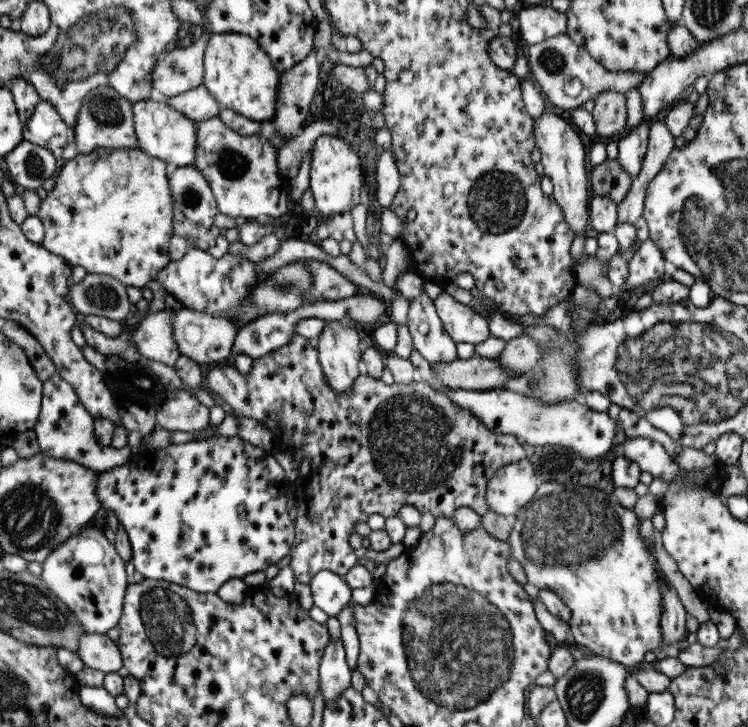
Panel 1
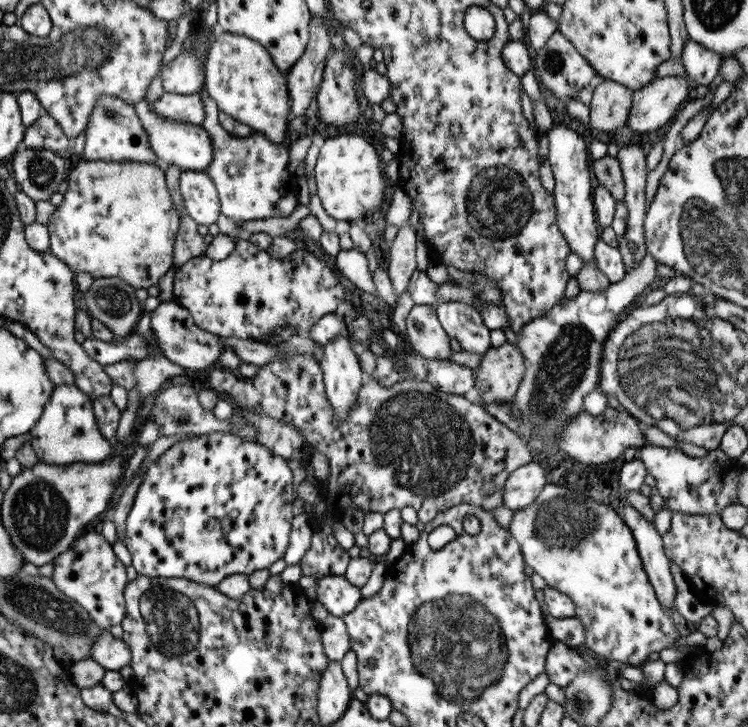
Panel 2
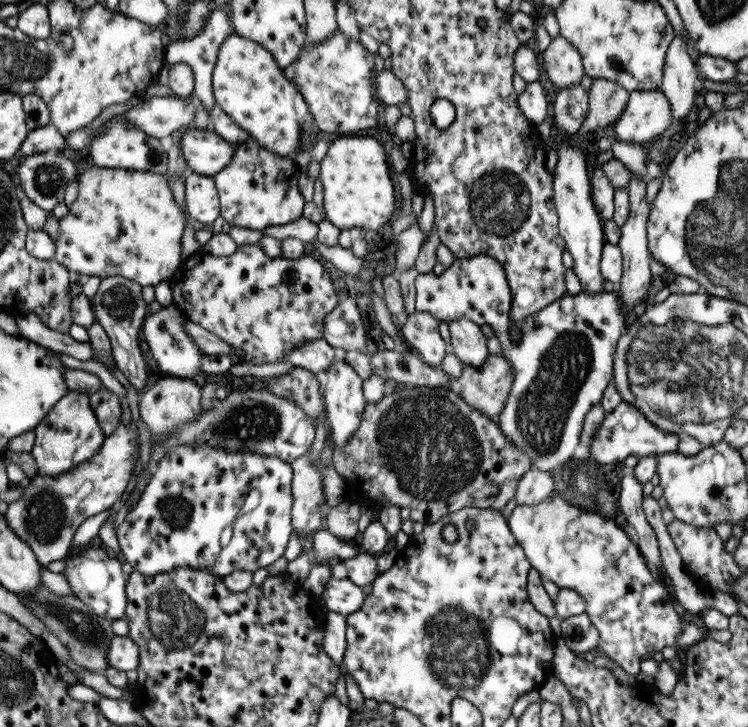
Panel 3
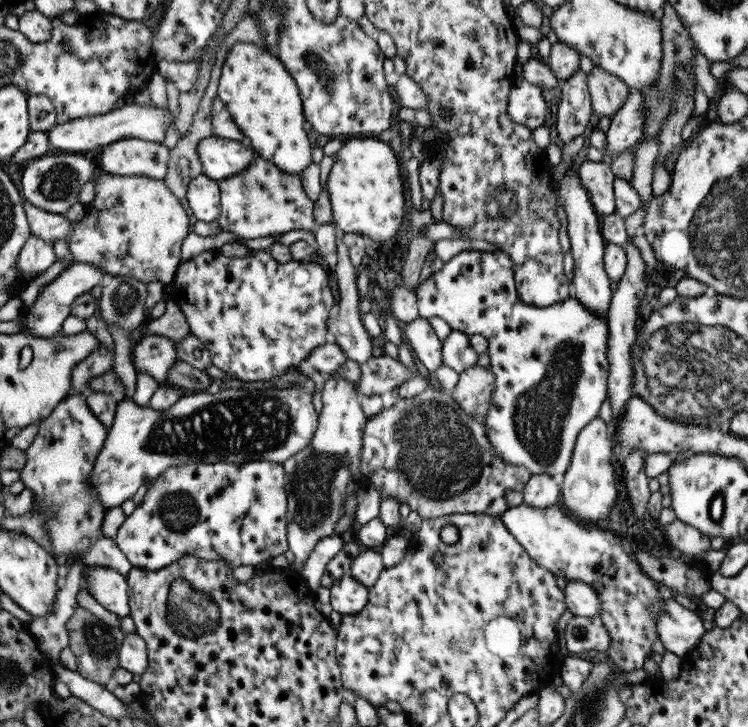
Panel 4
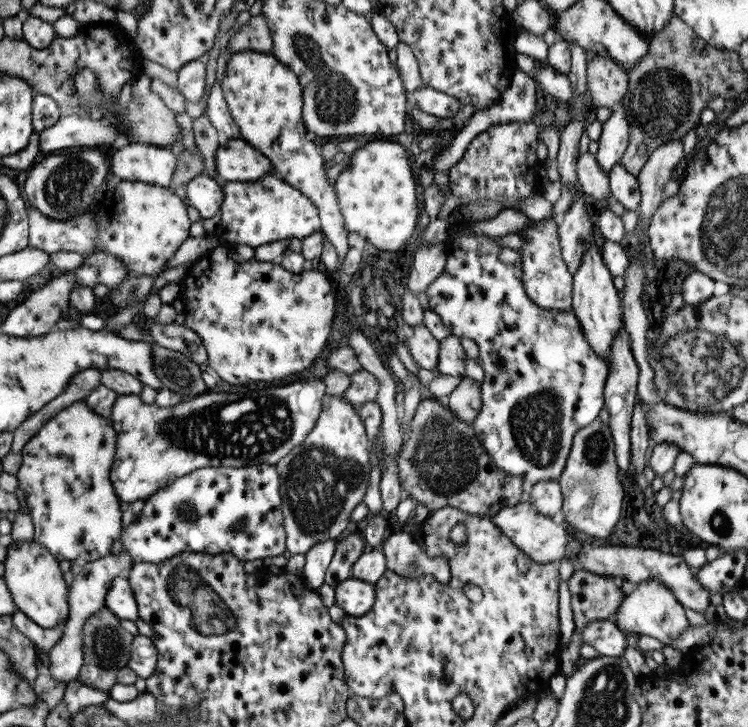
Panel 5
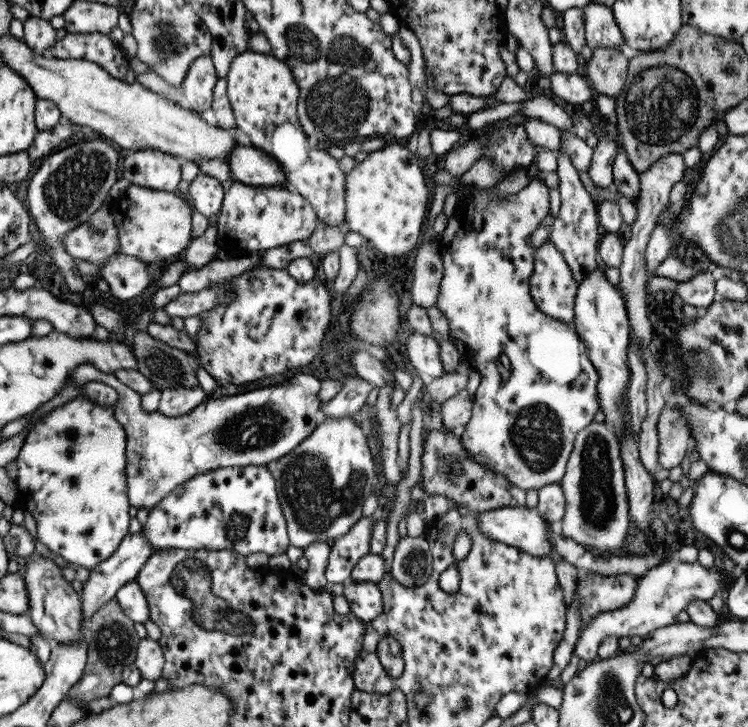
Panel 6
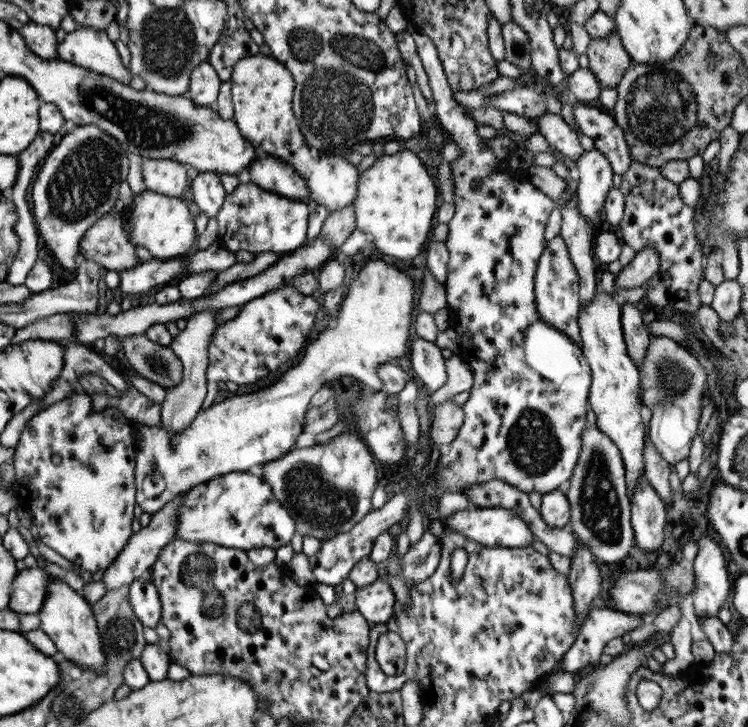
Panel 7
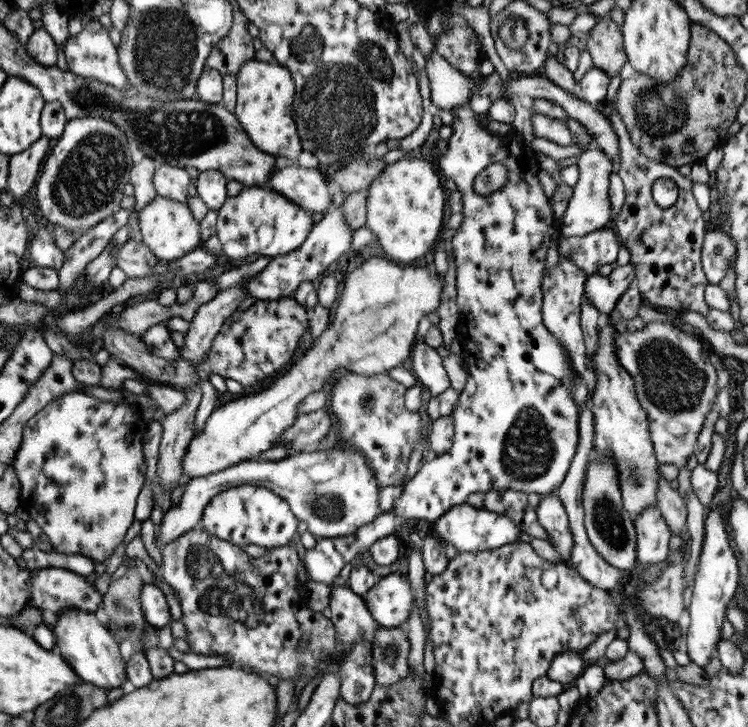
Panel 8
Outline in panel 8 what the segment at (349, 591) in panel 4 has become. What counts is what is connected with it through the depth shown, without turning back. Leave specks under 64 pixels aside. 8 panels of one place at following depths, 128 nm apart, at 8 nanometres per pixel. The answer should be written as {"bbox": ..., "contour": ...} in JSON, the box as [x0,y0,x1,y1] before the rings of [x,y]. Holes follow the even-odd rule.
{"bbox":[362,574,411,630],"contour":[[[389,574],[377,578],[373,587],[362,597],[367,611],[384,630],[398,630],[411,614],[410,584],[401,574]]]}

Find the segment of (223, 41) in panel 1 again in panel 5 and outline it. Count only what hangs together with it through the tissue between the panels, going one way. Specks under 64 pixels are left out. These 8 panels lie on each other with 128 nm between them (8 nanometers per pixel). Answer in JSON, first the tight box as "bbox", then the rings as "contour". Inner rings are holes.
{"bbox":[220,51,349,279],"contour":[[[239,51],[228,57],[220,85],[224,102],[241,138],[269,159],[273,172],[281,180],[297,188],[317,208],[320,230],[337,253],[334,275],[346,279],[341,272],[341,263],[349,249],[346,244],[348,230],[339,212],[333,182],[327,180],[320,147],[305,140],[306,130],[301,116],[302,91],[297,77],[269,52]]]}

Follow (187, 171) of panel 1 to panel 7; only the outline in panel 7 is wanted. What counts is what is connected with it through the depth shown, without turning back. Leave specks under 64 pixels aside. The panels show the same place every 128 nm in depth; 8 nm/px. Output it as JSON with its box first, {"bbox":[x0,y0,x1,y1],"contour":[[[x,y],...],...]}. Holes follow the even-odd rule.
{"bbox":[189,171,225,218],"contour":[[[213,171],[198,172],[195,178],[189,181],[192,200],[207,218],[216,216],[219,207],[225,200],[225,191],[221,187],[219,174]]]}

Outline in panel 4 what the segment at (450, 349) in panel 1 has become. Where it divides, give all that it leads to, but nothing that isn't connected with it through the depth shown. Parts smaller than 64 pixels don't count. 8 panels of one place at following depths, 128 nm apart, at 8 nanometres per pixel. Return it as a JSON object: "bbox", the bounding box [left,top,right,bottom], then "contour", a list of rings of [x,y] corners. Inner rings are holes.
{"bbox":[403,317,442,372],"contour":[[[417,317],[406,323],[403,334],[413,356],[423,364],[423,368],[433,372],[441,363],[442,342],[439,341],[427,319]]]}

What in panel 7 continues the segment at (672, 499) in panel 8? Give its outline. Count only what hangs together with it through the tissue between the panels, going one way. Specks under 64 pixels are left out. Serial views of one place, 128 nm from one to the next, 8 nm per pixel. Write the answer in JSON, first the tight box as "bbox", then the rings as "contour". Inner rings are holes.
{"bbox":[643,432,671,505],"contour":[[[647,432],[645,451],[643,452],[644,478],[653,488],[659,499],[667,505],[671,501],[671,488],[668,484],[669,463],[665,463],[649,443]]]}

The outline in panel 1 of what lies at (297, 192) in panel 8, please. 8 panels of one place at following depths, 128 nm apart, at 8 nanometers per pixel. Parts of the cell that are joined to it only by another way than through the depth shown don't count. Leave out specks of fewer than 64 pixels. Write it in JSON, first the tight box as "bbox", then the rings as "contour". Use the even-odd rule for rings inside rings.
{"bbox":[132,96,195,167],"contour":[[[152,96],[132,104],[133,131],[137,137],[137,148],[147,156],[162,160],[177,167],[191,167],[195,160],[195,122],[172,110],[163,99]]]}

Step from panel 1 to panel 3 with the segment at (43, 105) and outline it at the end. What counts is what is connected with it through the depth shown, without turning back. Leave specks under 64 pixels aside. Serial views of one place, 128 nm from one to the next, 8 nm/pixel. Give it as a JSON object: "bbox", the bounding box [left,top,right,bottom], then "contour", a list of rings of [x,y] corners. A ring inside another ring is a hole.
{"bbox":[17,123,65,156],"contour":[[[49,123],[28,131],[17,153],[19,156],[29,156],[29,154],[52,152],[65,147],[64,136]]]}

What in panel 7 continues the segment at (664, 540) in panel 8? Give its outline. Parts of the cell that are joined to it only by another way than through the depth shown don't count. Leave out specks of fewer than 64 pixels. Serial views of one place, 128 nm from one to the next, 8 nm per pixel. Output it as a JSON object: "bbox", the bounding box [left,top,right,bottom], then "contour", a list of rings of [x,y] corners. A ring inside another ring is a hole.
{"bbox":[630,476,666,552],"contour":[[[644,476],[635,486],[630,503],[630,525],[633,529],[634,544],[643,552],[659,550],[663,542],[666,510],[664,503],[646,482]]]}

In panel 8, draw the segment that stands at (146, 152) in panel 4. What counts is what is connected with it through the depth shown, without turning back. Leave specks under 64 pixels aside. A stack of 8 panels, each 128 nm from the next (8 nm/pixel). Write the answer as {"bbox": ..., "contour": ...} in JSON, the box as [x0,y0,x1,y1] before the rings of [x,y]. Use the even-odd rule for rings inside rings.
{"bbox":[152,163,191,204],"contour":[[[161,163],[155,167],[153,172],[152,183],[155,192],[175,202],[186,204],[189,198],[188,188],[191,185],[191,180],[183,164],[173,166]]]}

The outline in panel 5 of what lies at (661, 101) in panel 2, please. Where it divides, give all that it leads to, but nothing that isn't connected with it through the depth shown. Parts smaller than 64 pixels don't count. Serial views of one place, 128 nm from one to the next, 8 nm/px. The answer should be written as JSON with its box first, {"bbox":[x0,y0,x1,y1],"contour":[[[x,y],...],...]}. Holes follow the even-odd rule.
{"bbox":[594,108,629,174],"contour":[[[619,108],[616,112],[611,112],[609,118],[603,122],[596,142],[594,158],[605,174],[618,164],[628,142],[629,126],[624,111]]]}

